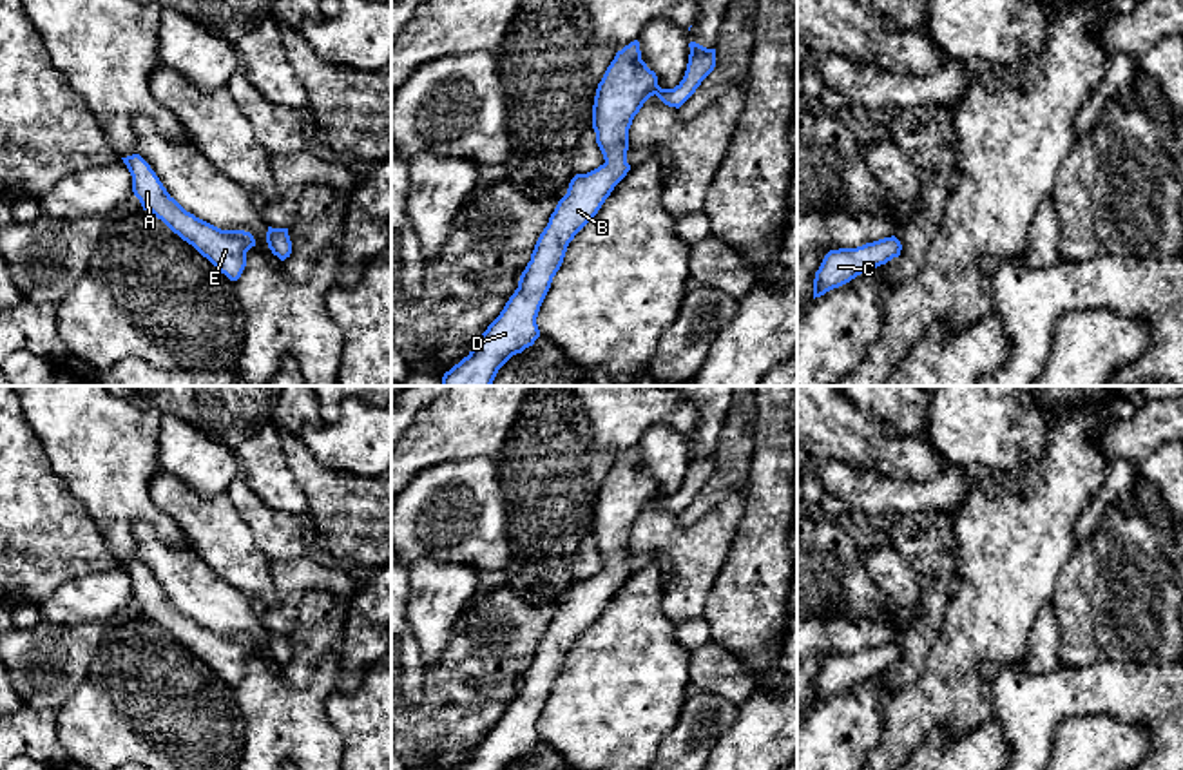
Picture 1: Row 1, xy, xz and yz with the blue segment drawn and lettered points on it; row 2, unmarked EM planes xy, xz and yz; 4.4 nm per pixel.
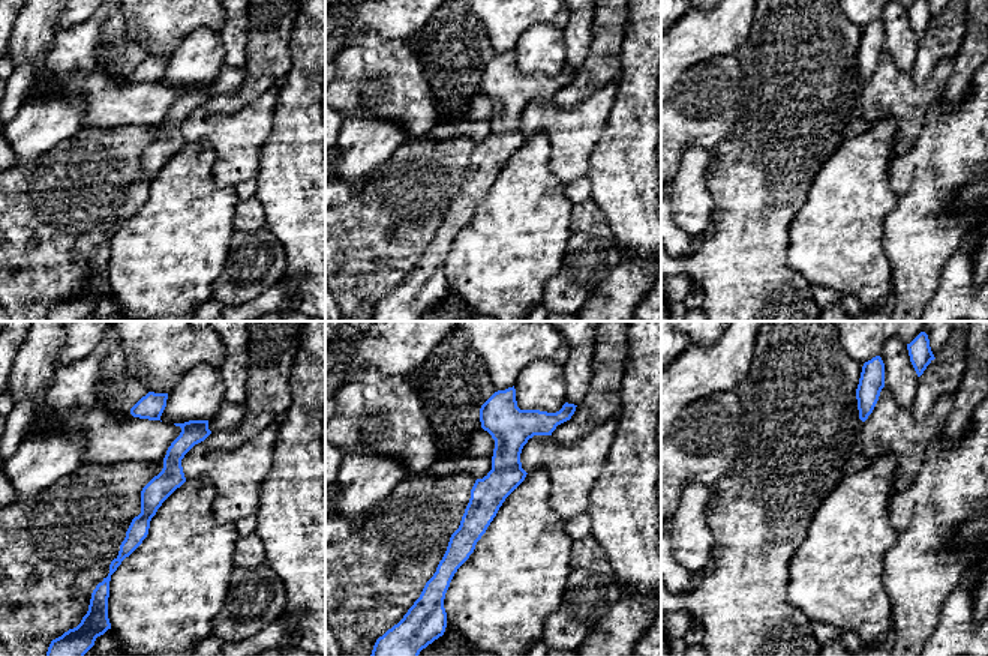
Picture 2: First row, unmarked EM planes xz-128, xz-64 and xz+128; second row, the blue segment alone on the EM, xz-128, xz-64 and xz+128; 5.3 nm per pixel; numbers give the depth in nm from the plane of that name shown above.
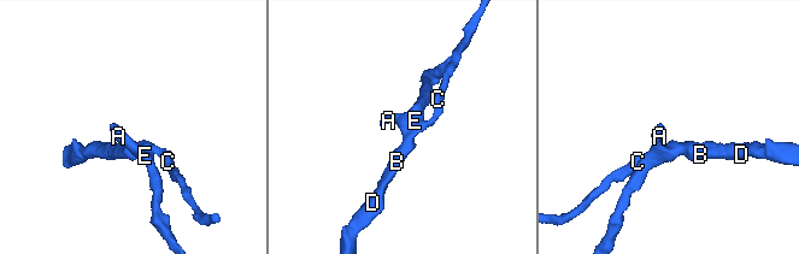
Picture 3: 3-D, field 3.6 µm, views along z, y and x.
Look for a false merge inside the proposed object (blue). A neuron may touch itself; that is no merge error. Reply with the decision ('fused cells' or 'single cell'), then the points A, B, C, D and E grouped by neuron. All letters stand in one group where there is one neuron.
single cell; A B C D E

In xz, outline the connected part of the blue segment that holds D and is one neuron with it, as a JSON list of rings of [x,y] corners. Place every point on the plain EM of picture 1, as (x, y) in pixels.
[[[638,446],[616,458],[598,489],[592,511],[592,534],[605,569],[571,585],[567,600],[558,607],[534,650],[518,694],[458,770],[505,770],[540,743],[536,723],[569,649],[630,576],[627,556],[634,522],[654,500],[665,511],[679,515],[714,476],[716,455],[696,448],[688,453],[685,482],[674,495],[658,491],[656,478],[641,466]]]

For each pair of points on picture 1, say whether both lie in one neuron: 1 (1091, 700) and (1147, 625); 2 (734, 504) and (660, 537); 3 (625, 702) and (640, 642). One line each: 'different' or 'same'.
1: different
2: same
3: same

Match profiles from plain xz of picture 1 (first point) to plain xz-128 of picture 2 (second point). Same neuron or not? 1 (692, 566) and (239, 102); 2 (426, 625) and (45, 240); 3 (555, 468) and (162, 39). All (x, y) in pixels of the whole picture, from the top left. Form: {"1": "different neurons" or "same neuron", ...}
{"1": "different neurons", "2": "different neurons", "3": "different neurons"}

